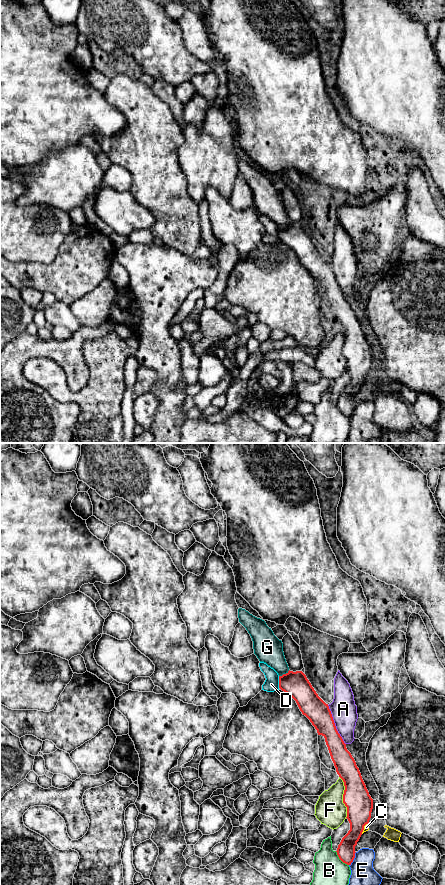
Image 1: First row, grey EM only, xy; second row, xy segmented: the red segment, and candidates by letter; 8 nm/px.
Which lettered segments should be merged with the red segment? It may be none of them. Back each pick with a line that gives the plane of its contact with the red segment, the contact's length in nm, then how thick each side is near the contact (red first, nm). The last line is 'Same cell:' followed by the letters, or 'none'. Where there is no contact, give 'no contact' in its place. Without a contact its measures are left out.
Same cell: none

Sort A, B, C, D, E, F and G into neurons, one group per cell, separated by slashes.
A / B / C / D / E / F / G

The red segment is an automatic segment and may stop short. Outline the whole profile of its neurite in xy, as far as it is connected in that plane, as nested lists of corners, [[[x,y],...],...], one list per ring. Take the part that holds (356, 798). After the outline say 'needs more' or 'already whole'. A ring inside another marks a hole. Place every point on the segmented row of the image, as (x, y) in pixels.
[[[289,670],[279,676],[279,688],[296,701],[318,735],[325,738],[336,772],[344,782],[343,803],[347,807],[346,818],[350,823],[350,830],[342,838],[336,852],[343,863],[351,865],[355,858],[355,846],[371,818],[373,799],[354,758],[336,729],[328,704],[318,696],[306,675],[302,671]]]; already whole

